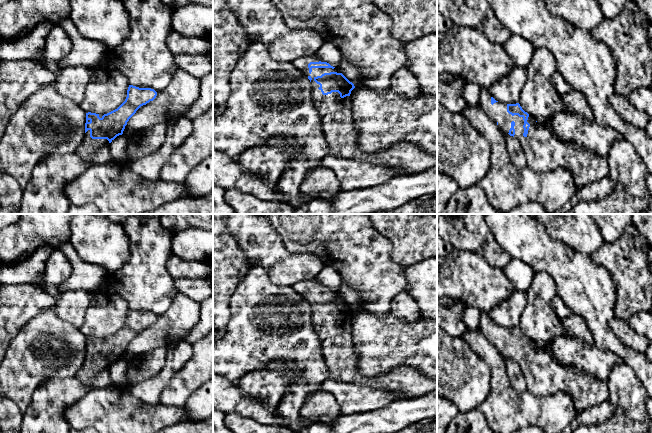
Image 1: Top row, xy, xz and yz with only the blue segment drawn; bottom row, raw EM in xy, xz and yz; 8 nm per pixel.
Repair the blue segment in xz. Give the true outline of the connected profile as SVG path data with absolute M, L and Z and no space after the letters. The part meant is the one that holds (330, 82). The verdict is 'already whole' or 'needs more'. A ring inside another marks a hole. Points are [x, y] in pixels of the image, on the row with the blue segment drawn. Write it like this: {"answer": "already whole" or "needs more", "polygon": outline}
{"answer": "needs more", "polygon": "M316 54L297 58L292 64L311 82L312 100L321 117L330 155L396 168L399 176L421 173L437 166L437 156L409 142L394 144L377 153L362 151L349 97L354 84L339 68L321 62Z"}

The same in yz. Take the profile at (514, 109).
{"answer": "needs more", "polygon": "M481 87L479 107L503 133L515 137L520 142L525 153L526 165L533 171L549 172L559 167L565 168L573 175L578 187L610 176L605 156L597 156L578 144L560 140L548 125L537 122L519 103L500 103L489 94L486 87Z"}

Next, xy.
{"answer": "needs more", "polygon": "M129 85L125 101L117 109L104 115L86 113L85 135L76 154L92 166L95 152L122 135L129 119L156 96L154 89Z"}

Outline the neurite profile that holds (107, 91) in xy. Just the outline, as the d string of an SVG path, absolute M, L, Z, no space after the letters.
M109 56L98 66L90 67L93 79L85 89L80 107L86 112L99 115L117 109L126 99L129 82L117 68L114 59Z

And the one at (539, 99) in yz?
M546 48L534 49L526 70L528 80L522 89L518 102L522 109L539 123L544 123L555 113L565 112L565 103L562 101L560 94L552 87L552 76L557 71L554 55Z

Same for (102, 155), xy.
M110 143L106 144L102 148L98 149L92 157L93 165L103 164L112 160Z

